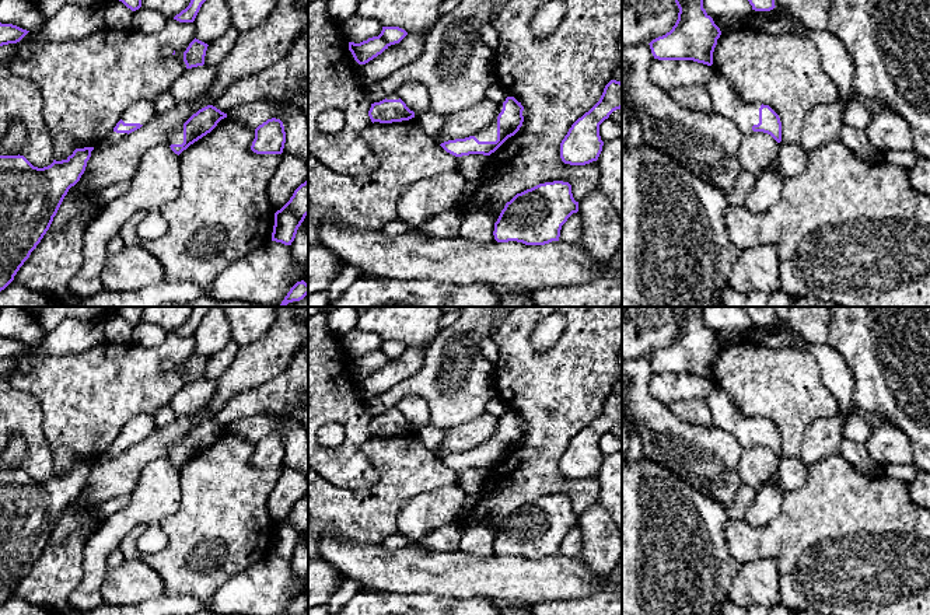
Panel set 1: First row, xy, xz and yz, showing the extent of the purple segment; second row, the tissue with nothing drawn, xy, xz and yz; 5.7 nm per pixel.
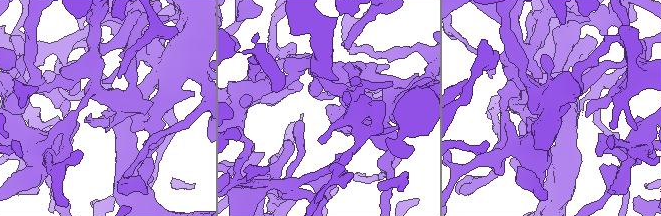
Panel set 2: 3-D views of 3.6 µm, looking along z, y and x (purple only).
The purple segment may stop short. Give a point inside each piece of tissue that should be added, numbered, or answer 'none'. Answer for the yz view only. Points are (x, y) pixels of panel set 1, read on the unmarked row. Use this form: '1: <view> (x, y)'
1: yz (726, 416)

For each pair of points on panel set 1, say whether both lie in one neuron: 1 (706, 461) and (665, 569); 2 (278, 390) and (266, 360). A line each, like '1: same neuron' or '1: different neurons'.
1: different neurons
2: different neurons

